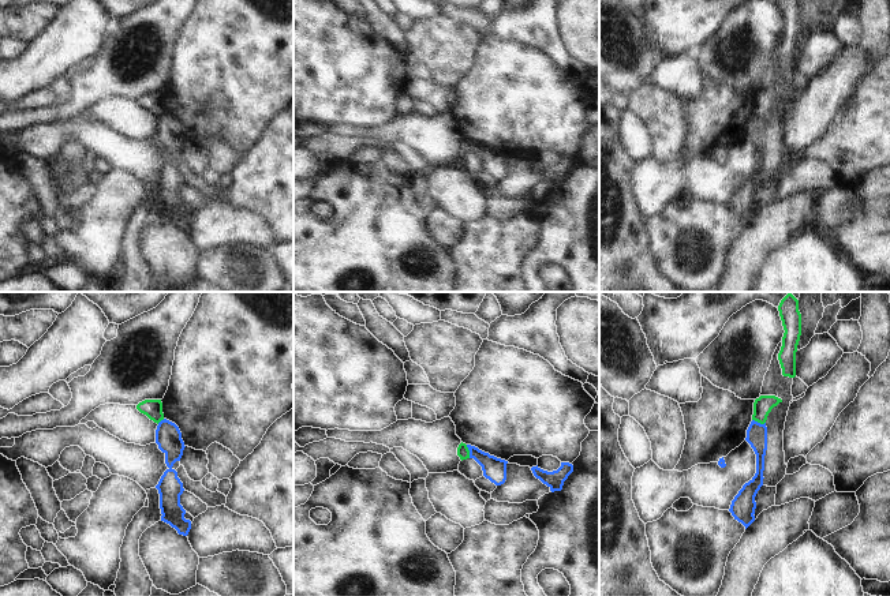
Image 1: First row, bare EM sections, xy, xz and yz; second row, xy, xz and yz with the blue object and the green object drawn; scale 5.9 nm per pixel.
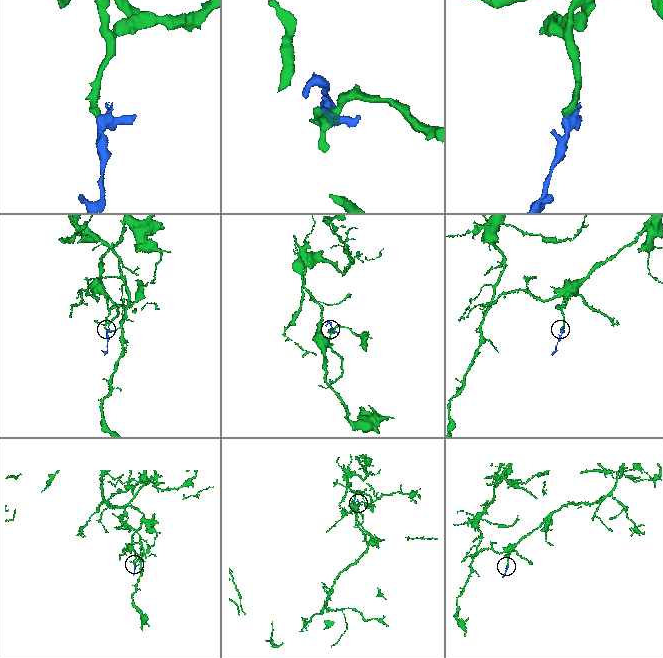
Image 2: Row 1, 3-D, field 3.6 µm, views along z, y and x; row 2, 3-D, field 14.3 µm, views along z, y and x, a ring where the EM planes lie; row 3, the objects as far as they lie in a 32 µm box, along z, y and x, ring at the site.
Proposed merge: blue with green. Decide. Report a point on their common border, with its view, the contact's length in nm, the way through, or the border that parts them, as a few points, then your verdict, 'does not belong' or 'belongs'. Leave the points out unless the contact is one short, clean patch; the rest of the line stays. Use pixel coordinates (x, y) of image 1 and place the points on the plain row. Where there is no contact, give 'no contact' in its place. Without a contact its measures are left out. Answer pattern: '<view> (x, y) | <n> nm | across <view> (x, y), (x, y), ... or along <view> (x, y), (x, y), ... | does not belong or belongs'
xz (470, 146) | 80 nm | along xz (466, 139), (470, 152) | does not belong

